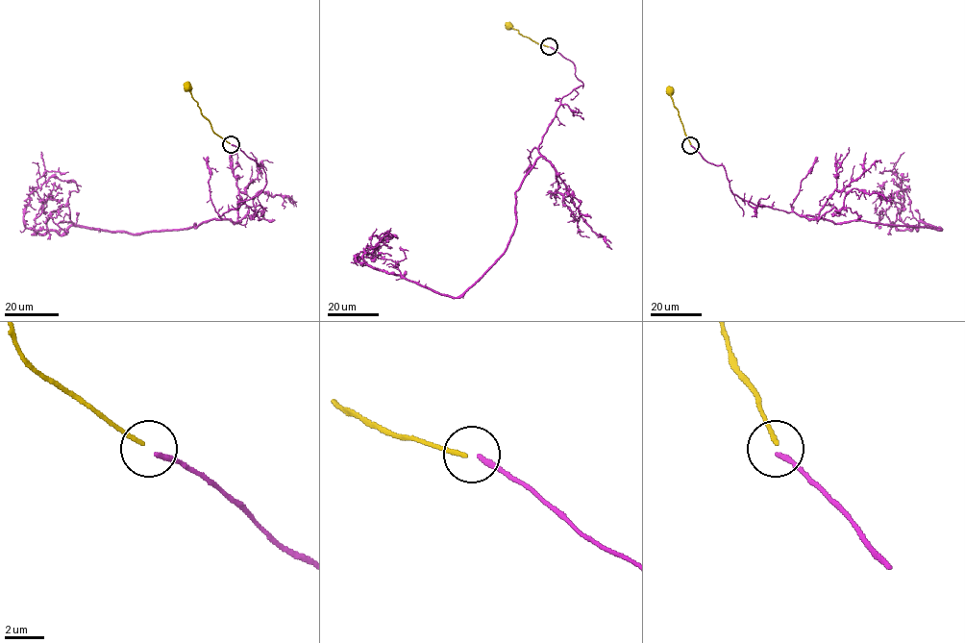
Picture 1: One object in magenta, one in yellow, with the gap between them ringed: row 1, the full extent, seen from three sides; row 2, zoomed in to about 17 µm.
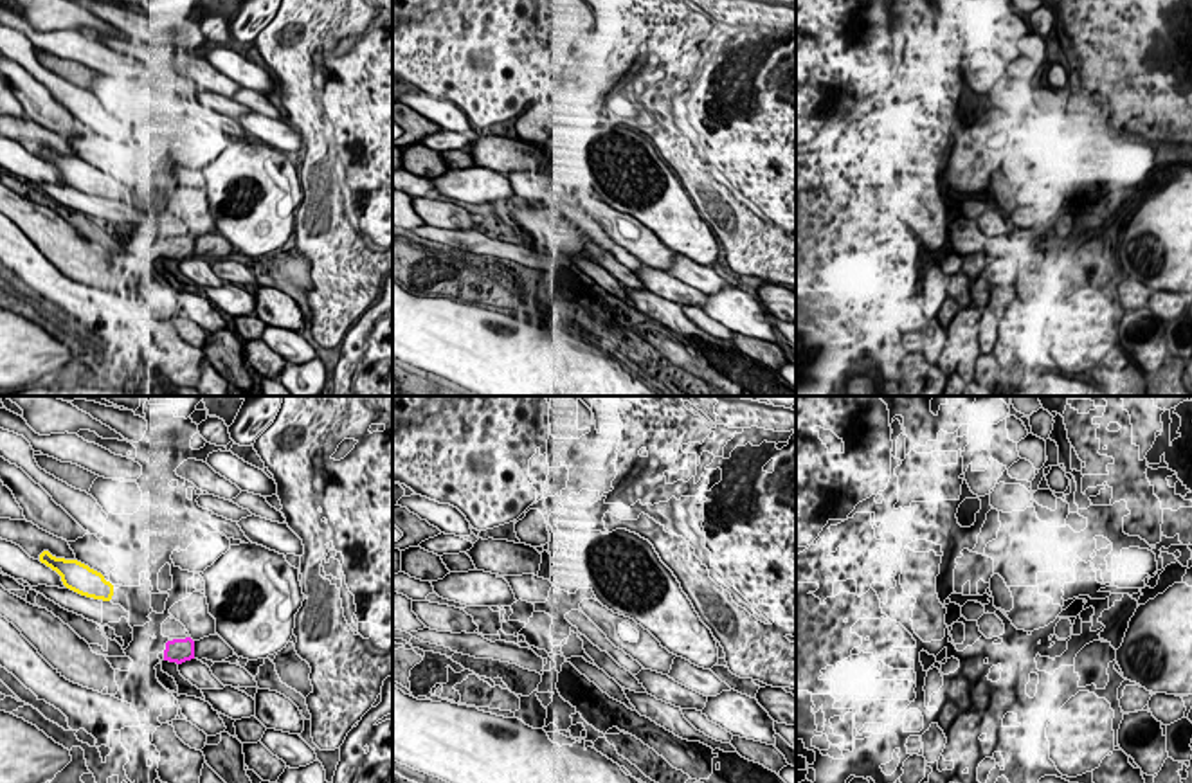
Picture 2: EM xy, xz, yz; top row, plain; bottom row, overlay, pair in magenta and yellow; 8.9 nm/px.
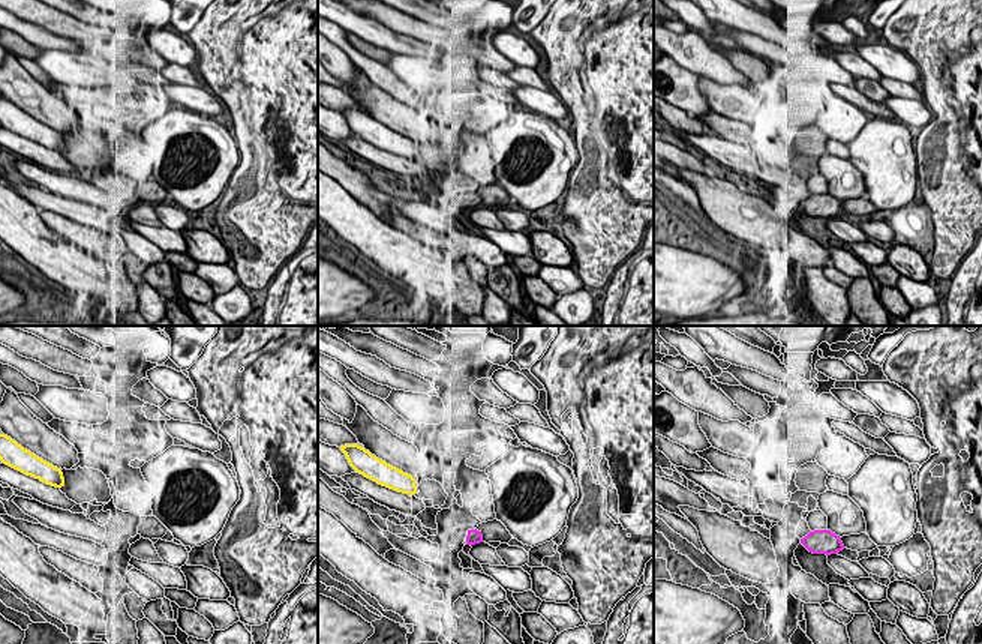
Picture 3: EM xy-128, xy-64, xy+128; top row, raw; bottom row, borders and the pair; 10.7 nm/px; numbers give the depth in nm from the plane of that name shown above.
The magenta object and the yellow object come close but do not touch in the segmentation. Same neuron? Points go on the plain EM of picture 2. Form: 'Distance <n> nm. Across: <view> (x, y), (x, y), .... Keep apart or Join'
Distance 650 nm. Across: xy (166, 240), (110, 195). Keep apart

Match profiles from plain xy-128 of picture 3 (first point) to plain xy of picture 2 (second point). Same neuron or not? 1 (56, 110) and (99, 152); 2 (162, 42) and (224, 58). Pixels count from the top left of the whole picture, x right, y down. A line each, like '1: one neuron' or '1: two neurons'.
1: one neuron
2: one neuron

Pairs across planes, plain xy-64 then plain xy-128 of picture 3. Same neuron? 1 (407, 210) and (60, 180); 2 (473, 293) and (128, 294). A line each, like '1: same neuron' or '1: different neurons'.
1: different neurons
2: same neuron

